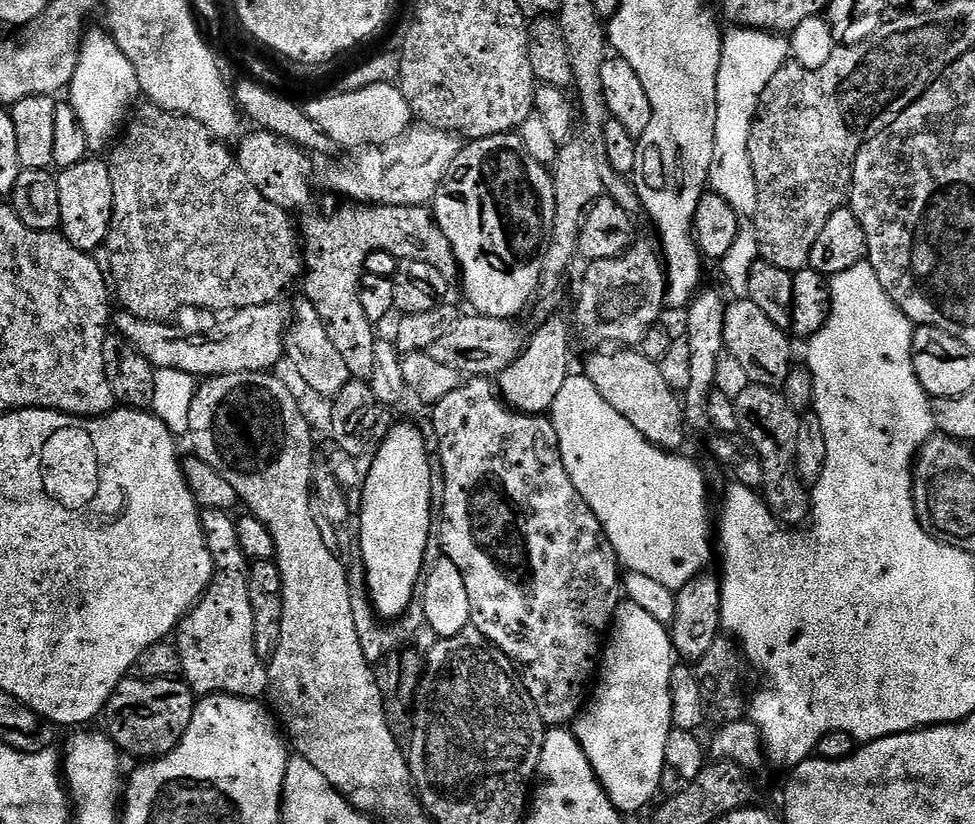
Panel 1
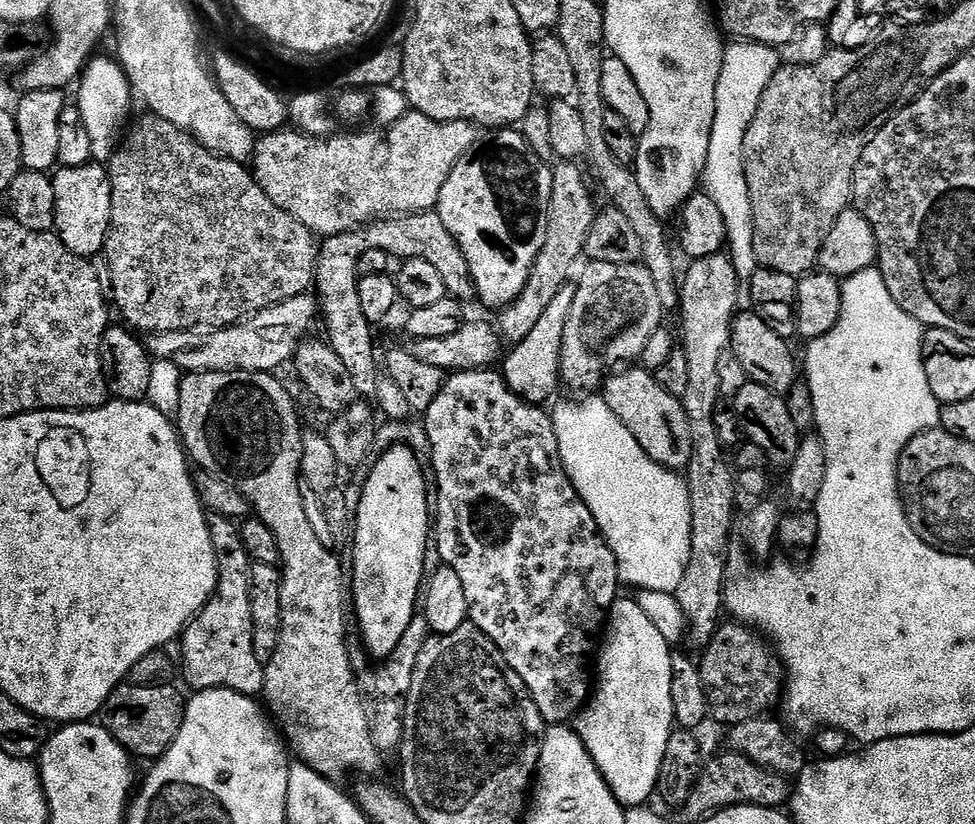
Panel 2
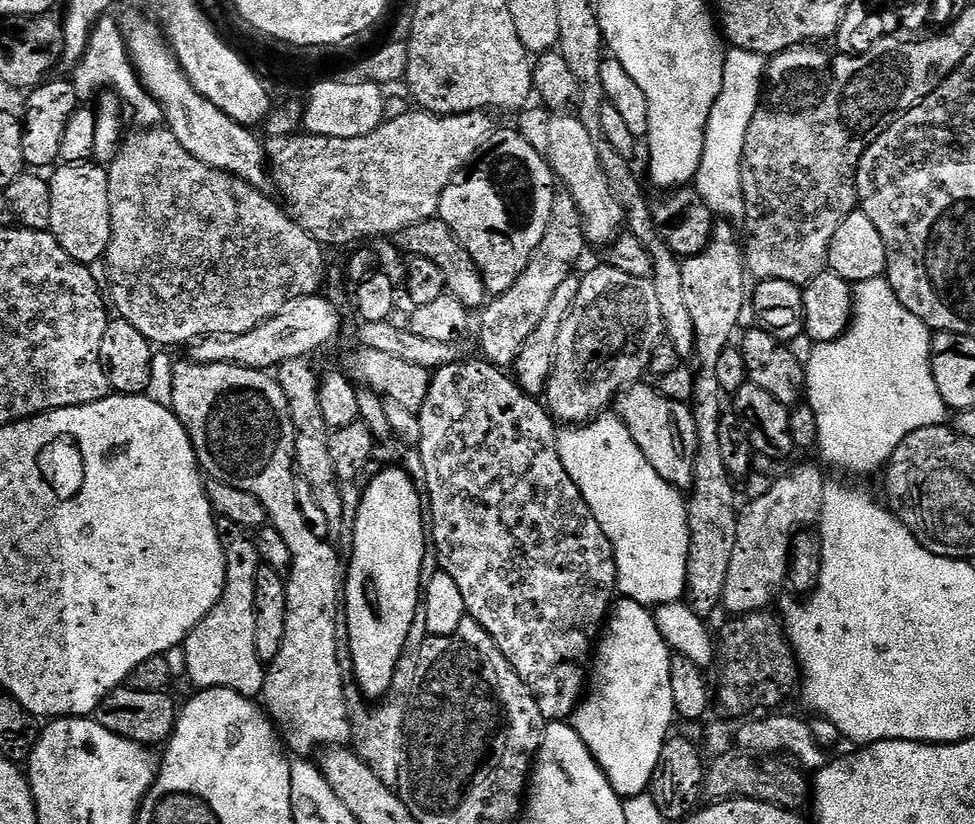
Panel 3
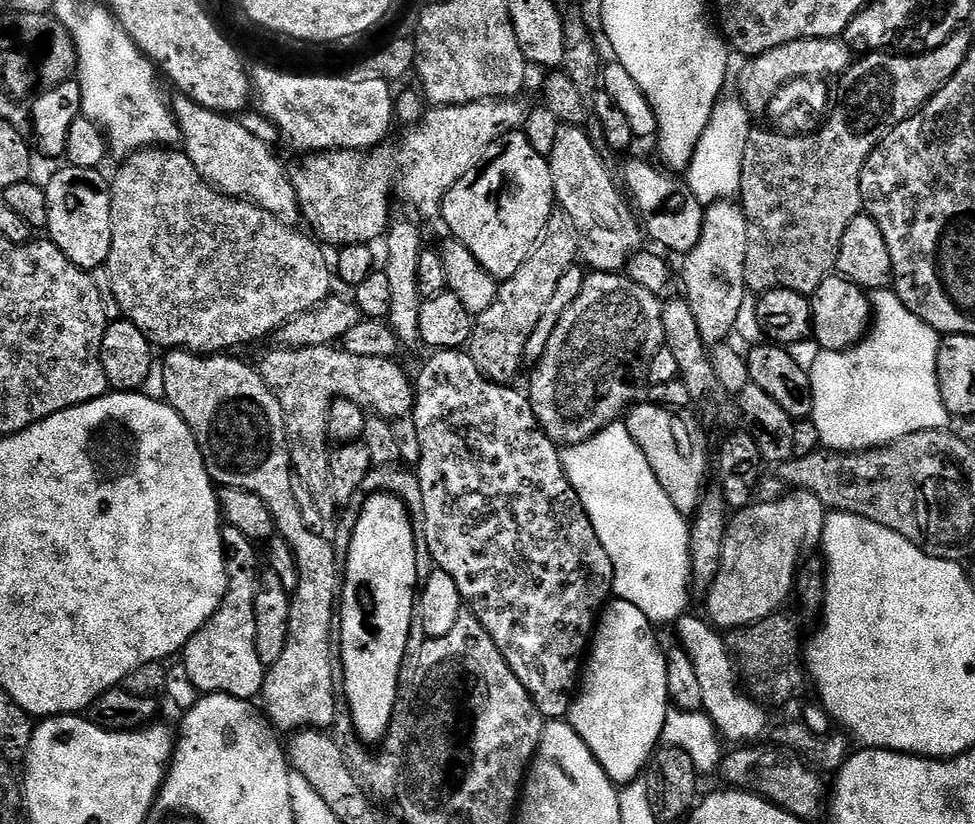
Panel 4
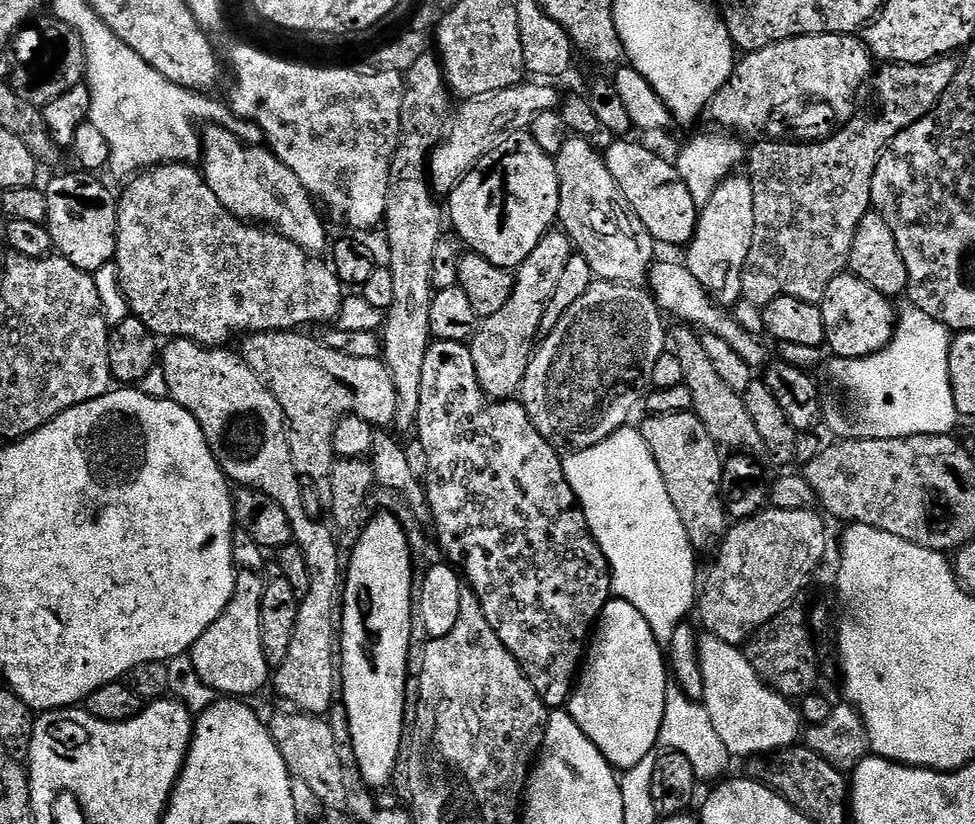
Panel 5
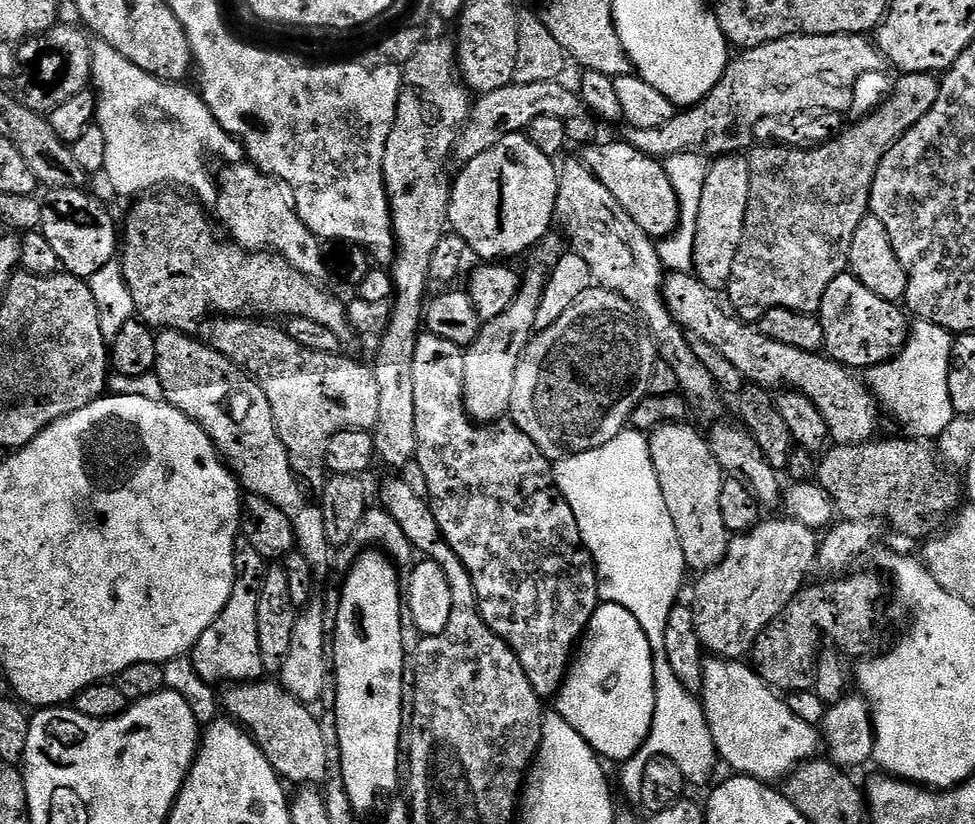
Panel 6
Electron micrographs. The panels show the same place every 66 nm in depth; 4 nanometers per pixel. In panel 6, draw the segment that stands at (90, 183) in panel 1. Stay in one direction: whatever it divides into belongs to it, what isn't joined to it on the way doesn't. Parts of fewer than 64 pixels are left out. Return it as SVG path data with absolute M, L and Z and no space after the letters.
M54 188L43 197L42 222L39 231L54 246L60 259L60 267L69 276L89 278L96 274L102 266L106 266L118 256L118 224L112 221L108 208L96 196L91 196L84 188Z

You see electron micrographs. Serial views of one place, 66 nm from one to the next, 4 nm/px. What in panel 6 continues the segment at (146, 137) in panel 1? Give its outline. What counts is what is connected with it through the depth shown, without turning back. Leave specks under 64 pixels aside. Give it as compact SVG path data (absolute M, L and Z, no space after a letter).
M164 190L159 194L145 195L133 204L136 205L128 221L122 224L122 247L118 252L118 261L124 271L125 285L133 296L135 315L149 328L192 334L199 320L207 321L213 314L220 318L247 314L252 318L310 318L326 326L326 330L335 336L344 338L349 335L348 310L343 299L340 301L338 297L331 296L320 282L298 271L279 254L268 250L249 252L231 239L219 240L204 213L207 211L195 199L176 190Z

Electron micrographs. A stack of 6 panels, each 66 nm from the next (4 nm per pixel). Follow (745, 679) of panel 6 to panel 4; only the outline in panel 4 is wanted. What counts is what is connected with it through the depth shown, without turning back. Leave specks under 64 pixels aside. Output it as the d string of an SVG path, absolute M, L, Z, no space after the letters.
M685 614L676 621L674 631L680 635L679 647L694 662L694 675L702 689L703 711L713 720L719 735L725 741L756 742L768 728L768 716L763 707L748 695L738 675L738 665L721 633L707 619Z

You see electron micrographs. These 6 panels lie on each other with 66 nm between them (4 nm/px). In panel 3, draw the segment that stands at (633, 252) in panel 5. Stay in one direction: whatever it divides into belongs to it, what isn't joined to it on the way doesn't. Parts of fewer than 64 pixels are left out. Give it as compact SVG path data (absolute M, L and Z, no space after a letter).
M576 114L553 115L546 139L550 141L550 150L546 153L546 159L551 164L557 181L563 185L568 195L574 198L582 214L585 241L589 245L611 245L625 227L624 211L618 198L614 198L614 193L610 191L610 182L606 182L606 174L598 158L596 141L590 138L586 126L582 126L579 115Z

